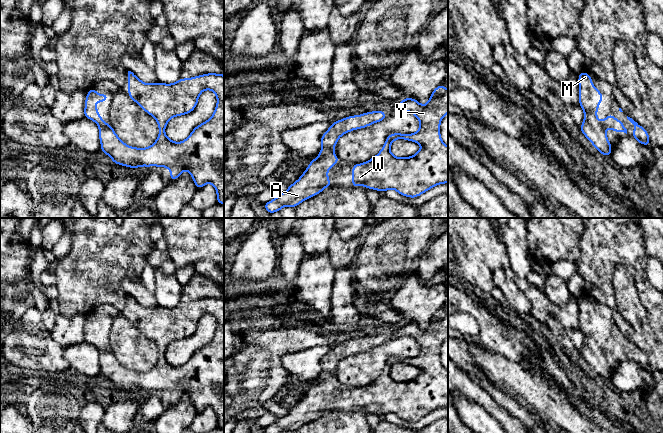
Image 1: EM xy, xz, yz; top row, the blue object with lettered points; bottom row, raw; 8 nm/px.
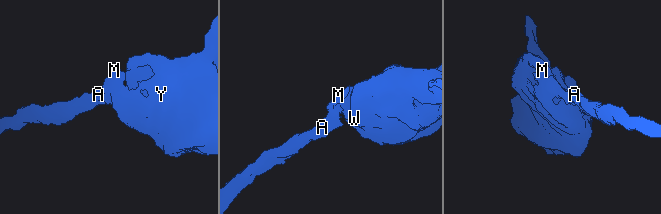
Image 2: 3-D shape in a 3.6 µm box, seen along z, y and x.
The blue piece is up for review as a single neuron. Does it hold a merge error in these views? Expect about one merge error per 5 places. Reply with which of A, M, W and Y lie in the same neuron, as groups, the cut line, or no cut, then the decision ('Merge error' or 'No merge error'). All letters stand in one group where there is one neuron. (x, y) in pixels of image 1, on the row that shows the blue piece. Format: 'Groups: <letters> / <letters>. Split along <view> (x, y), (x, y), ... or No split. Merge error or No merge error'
Groups: A M W Y. No split. No merge error

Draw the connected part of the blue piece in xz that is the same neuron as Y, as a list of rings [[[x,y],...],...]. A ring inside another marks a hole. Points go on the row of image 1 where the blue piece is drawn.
[[[443,84],[437,86],[426,105],[421,105],[415,98],[403,98],[396,108],[398,113],[413,113],[420,122],[419,130],[411,134],[390,133],[376,156],[364,163],[353,164],[352,187],[364,185],[367,189],[379,192],[394,189],[402,196],[416,198],[436,185],[448,183],[448,146],[441,140],[440,135],[440,123],[448,113],[448,89]],[[398,139],[413,141],[422,148],[411,157],[395,157],[390,146]]]

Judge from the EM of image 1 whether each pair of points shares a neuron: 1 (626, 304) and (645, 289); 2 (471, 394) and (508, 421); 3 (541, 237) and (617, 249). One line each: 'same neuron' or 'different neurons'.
1: different neurons
2: same neuron
3: different neurons

